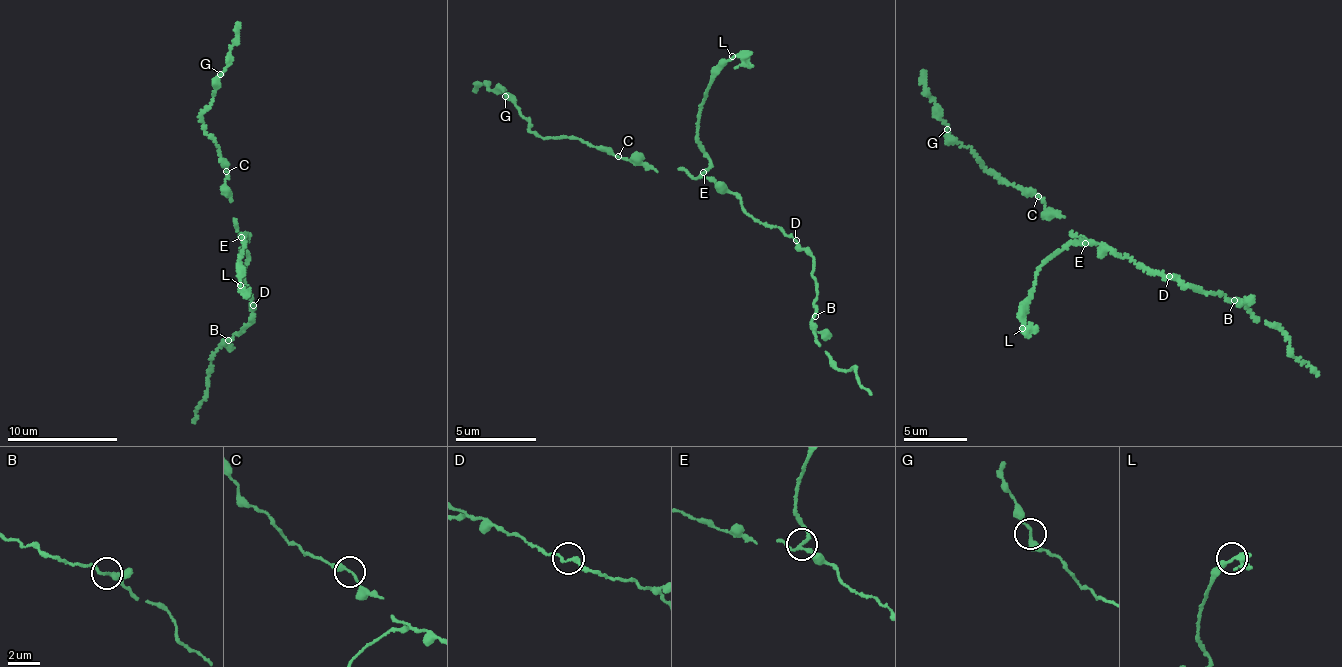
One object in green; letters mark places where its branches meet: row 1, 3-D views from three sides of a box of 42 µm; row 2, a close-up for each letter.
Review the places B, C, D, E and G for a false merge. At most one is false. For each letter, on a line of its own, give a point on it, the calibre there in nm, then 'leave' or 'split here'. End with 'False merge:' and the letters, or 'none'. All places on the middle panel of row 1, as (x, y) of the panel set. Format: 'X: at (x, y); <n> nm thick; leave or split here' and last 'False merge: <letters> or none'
B: at (815, 316); 200 nm thick; leave
C: at (618, 156); 240 nm thick; leave
D: at (796, 240); 200 nm thick; leave
E: at (703, 172); 200 nm thick; split here
G: at (505, 96); 240 nm thick; leave
False merge: E

